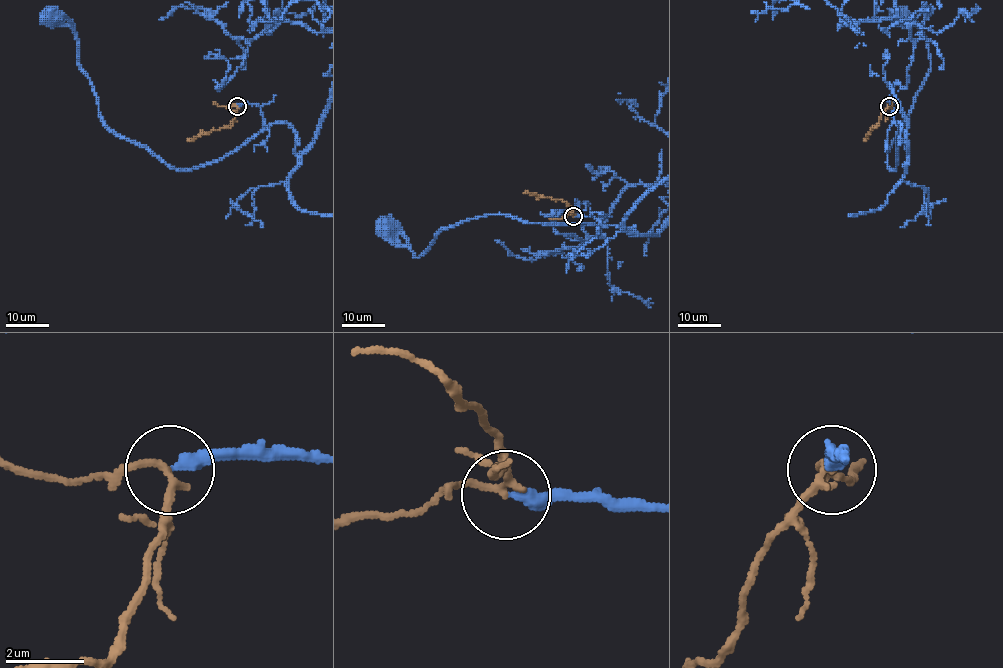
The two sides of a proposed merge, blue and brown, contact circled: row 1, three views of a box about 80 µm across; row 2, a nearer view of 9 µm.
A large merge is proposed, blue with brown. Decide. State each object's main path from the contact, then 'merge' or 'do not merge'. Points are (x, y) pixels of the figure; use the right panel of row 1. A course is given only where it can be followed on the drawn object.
course blue (889, 105), (899, 128), (894, 169), (888, 166), (888, 150), (930, 70), (925, 33), (901, 16); course brown (889, 105), (865, 141); merge

